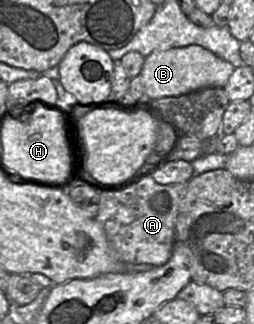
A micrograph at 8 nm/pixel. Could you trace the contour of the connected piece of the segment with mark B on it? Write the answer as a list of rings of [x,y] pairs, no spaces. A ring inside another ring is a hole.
[[[199,45],[171,48],[152,52],[145,57],[140,73],[145,95],[154,100],[162,97],[180,96],[207,87],[223,88],[235,67]]]

